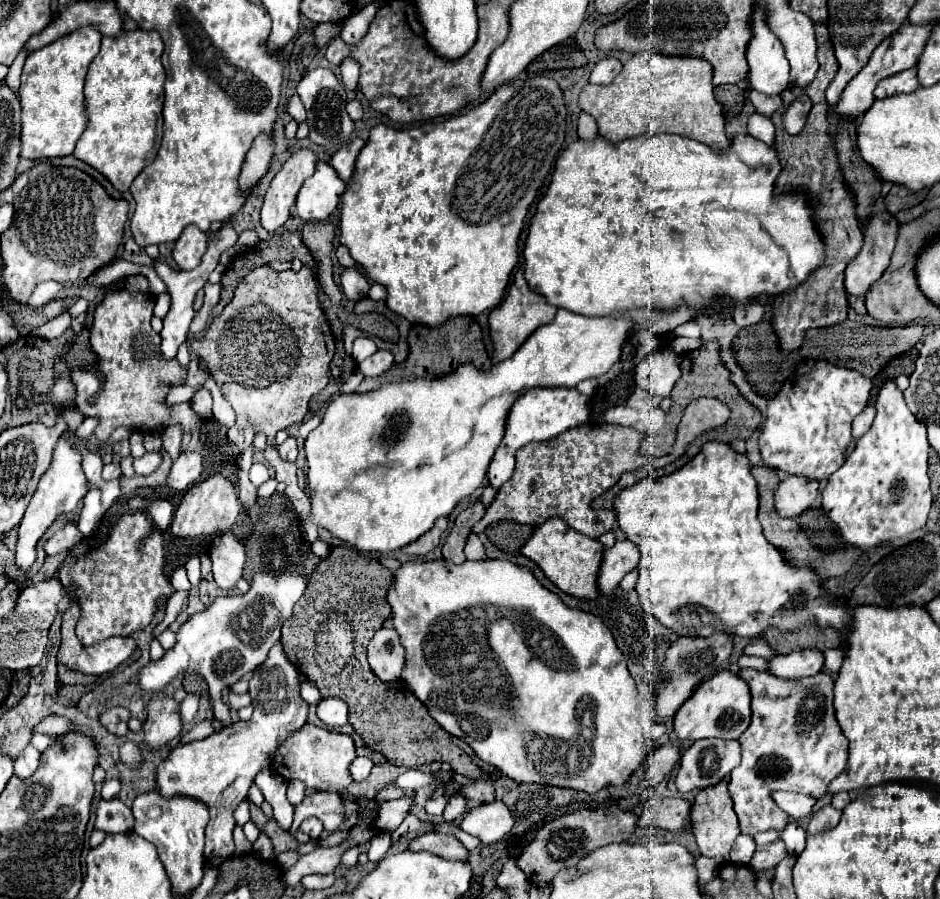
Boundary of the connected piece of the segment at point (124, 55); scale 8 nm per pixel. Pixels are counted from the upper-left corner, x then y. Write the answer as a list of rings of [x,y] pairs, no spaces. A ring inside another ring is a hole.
[[[131,30],[119,36],[103,36],[101,50],[89,66],[85,96],[89,124],[75,146],[75,158],[87,162],[119,190],[129,190],[137,174],[155,160],[163,126],[163,84],[161,64],[163,40],[153,30]]]

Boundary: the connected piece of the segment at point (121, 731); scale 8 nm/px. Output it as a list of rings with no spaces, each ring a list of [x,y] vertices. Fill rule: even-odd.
[[[113,706],[113,708],[107,708],[107,710],[99,716],[99,722],[101,722],[111,734],[125,736],[129,718],[131,718],[131,712],[129,712],[127,708],[123,708],[123,706]]]

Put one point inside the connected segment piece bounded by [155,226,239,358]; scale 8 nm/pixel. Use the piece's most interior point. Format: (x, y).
(183, 286)

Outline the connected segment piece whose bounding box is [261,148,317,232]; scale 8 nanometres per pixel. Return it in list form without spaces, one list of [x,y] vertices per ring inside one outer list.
[[[305,148],[295,152],[283,164],[263,200],[261,224],[265,230],[273,232],[289,220],[297,192],[301,190],[305,178],[309,178],[315,172],[315,168],[317,168],[317,156],[315,152]]]

